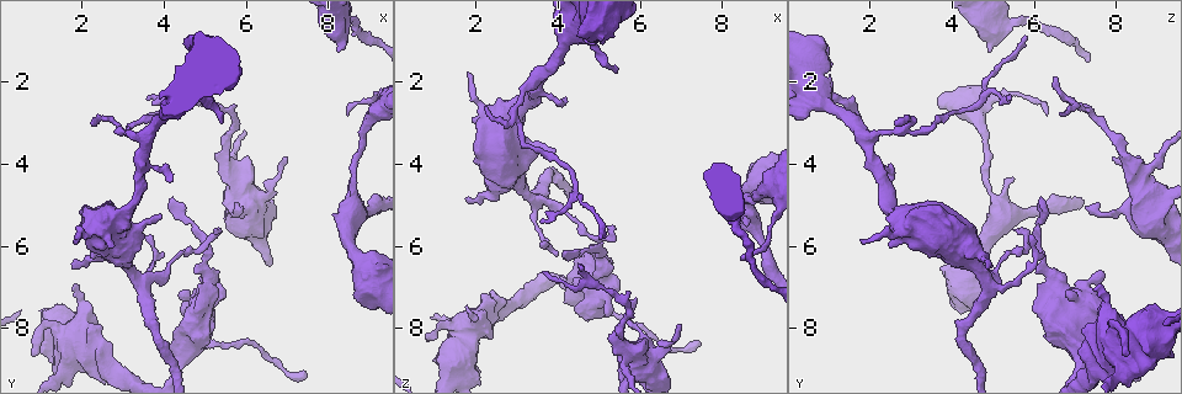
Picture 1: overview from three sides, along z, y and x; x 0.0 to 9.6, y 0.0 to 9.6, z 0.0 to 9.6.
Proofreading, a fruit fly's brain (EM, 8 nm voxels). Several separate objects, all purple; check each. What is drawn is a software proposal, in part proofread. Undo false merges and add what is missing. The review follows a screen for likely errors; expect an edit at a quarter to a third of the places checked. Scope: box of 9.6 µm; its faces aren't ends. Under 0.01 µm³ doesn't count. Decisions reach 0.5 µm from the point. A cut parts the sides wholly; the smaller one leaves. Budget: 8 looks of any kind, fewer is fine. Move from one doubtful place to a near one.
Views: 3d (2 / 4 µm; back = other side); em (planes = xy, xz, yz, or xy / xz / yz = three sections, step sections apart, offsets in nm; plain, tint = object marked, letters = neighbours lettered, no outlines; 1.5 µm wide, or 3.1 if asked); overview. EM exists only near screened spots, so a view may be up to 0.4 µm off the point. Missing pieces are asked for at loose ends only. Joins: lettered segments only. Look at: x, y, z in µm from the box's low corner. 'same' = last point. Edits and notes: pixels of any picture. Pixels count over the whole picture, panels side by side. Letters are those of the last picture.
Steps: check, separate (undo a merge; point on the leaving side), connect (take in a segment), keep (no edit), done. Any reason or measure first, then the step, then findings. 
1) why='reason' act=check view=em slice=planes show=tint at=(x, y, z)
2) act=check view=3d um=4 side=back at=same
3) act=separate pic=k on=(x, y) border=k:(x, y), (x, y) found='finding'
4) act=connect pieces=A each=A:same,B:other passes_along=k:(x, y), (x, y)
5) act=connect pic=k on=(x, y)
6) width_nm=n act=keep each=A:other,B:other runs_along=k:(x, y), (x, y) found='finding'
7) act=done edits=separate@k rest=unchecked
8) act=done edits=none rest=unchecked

why='thick end' act=check view=3d um=2 at=(8.20, 1.30, 4.90)

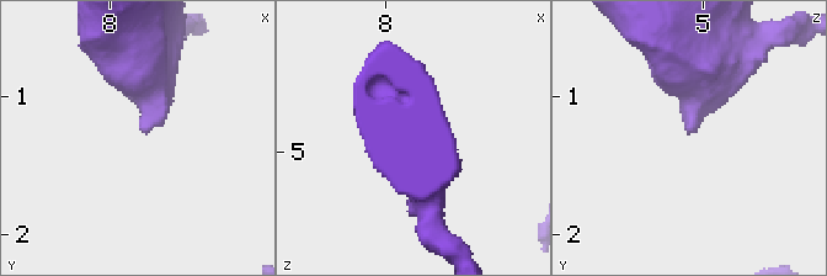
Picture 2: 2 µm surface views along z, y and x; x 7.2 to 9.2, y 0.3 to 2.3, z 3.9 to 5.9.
act=check view=em slice=xz step=8 show=tint at=(8.22, 1.26, 4.94)

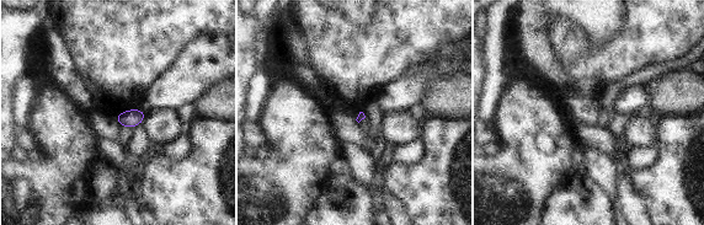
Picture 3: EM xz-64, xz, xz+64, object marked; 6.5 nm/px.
why='cut it another way' act=check view=em slice=planes show=letters at=same

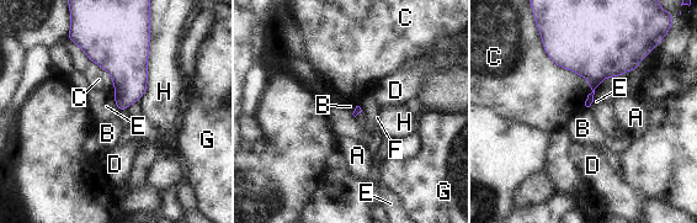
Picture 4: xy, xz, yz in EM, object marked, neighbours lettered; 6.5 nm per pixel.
act=keep each=A:other,B:other,C:other,D:other,E:other,F:other,G:other,H:other border=4:(113, 94), (113, 101), (118, 111) found='no lettered segment goes on from it'

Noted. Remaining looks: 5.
why='sharp bend' act=check view=3d um=4 at=(1.15, 7.95, 8.00)

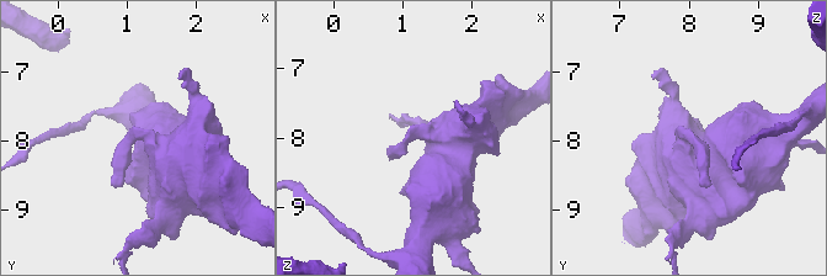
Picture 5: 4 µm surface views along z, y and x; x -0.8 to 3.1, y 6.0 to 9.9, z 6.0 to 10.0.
act=check view=em slice=yz step=4 show=tint at=(1.10, 7.90, 8.00)

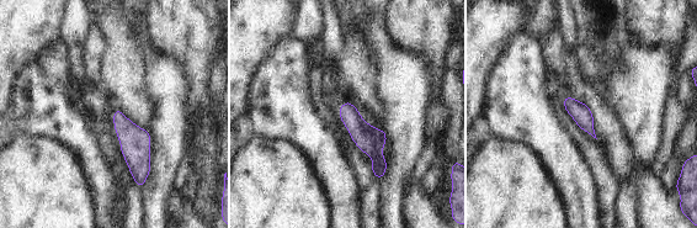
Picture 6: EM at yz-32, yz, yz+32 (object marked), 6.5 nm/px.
why='another direction' act=check view=em slice=planes show=letters at=same

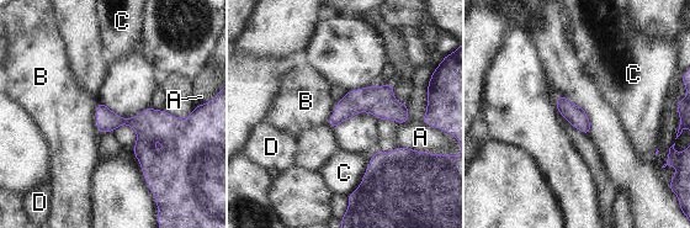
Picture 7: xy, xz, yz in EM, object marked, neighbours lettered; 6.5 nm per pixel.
act=keep each=A:other,B:other,C:other,D:other border=7:(97, 101), (96, 126), (100, 133) found='one neuron here'

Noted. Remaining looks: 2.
why='calibre changes' act=check view=em slice=planes show=letters at=(4.95, 2.50, 1.35)

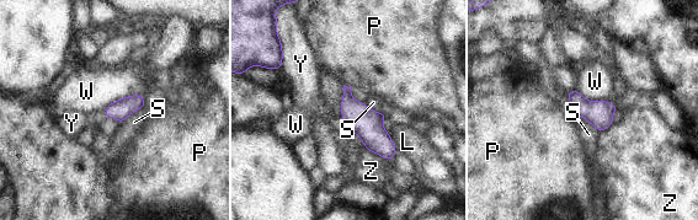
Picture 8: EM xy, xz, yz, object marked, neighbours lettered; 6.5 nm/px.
act=keep each=L:other,P:other,S:other,W:other,Y:other,Z:other runs_along=8:(346, 90), (350, 108), (388, 156) found='one neuron here'

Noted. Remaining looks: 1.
act=done edits=none rest=unchecked

